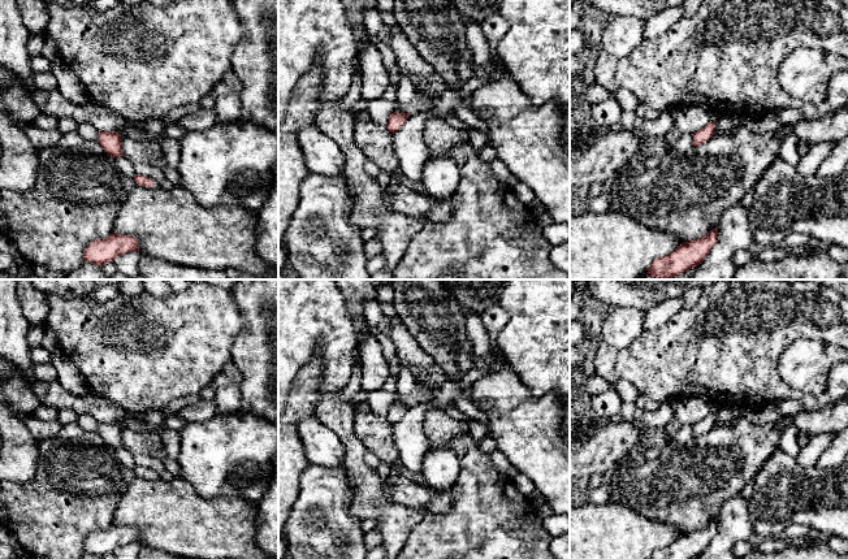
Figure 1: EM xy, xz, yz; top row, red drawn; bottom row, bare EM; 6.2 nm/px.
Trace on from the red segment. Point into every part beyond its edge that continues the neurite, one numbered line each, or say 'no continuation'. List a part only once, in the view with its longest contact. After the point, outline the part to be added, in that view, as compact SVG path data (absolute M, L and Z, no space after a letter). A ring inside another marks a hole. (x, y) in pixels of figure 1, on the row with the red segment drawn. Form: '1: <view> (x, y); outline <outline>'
no continuation

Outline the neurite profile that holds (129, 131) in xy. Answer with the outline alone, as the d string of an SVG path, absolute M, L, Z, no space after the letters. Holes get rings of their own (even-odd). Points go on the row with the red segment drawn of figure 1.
M133 126L121 127L117 130L121 138L130 138L134 140L155 140L159 142L161 138L147 131L147 130L138 130Z

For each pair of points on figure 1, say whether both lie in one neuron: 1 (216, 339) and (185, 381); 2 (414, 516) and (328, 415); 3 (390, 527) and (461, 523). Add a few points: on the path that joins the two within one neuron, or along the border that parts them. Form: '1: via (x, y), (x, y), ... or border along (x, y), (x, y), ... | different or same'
1: via (206, 350), (185, 371) | same
2: via (384, 507), (355, 468), (353, 445) | same
3: border along (425, 514), (412, 527), (403, 545) | different

